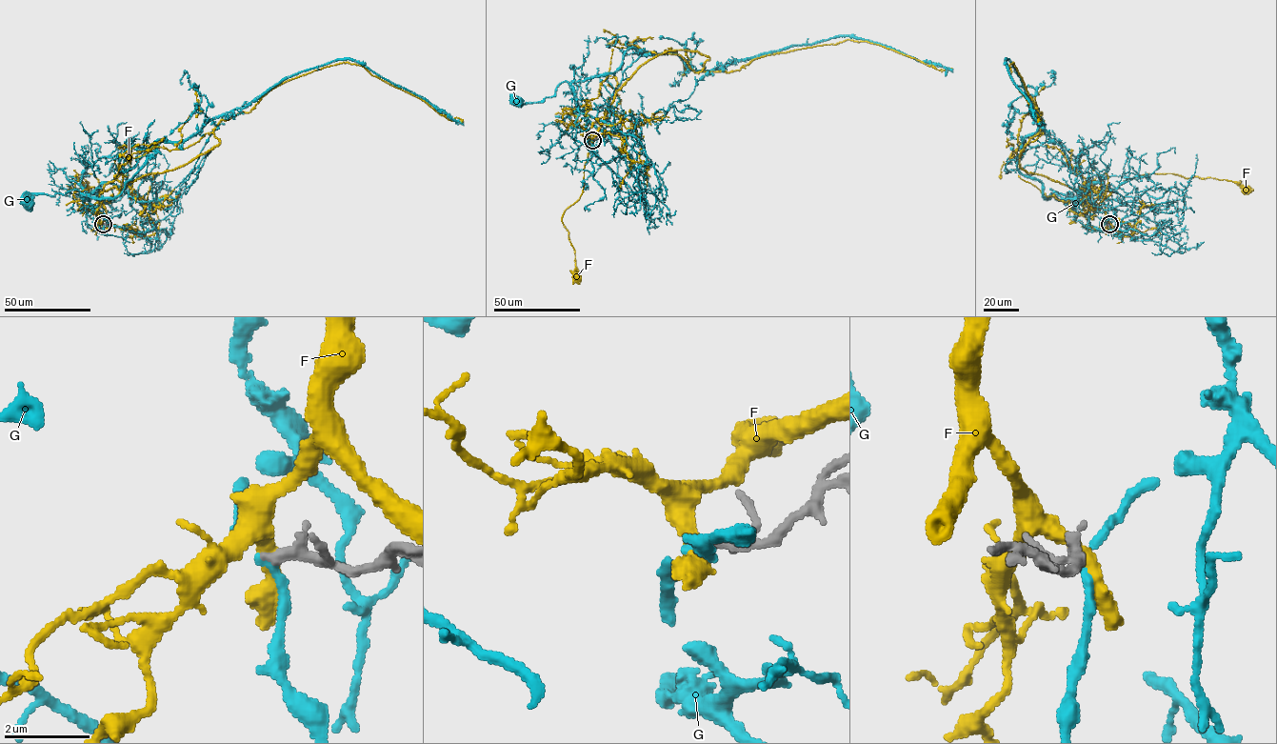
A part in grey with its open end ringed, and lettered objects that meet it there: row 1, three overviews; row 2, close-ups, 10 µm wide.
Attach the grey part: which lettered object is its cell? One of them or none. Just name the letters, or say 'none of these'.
G

